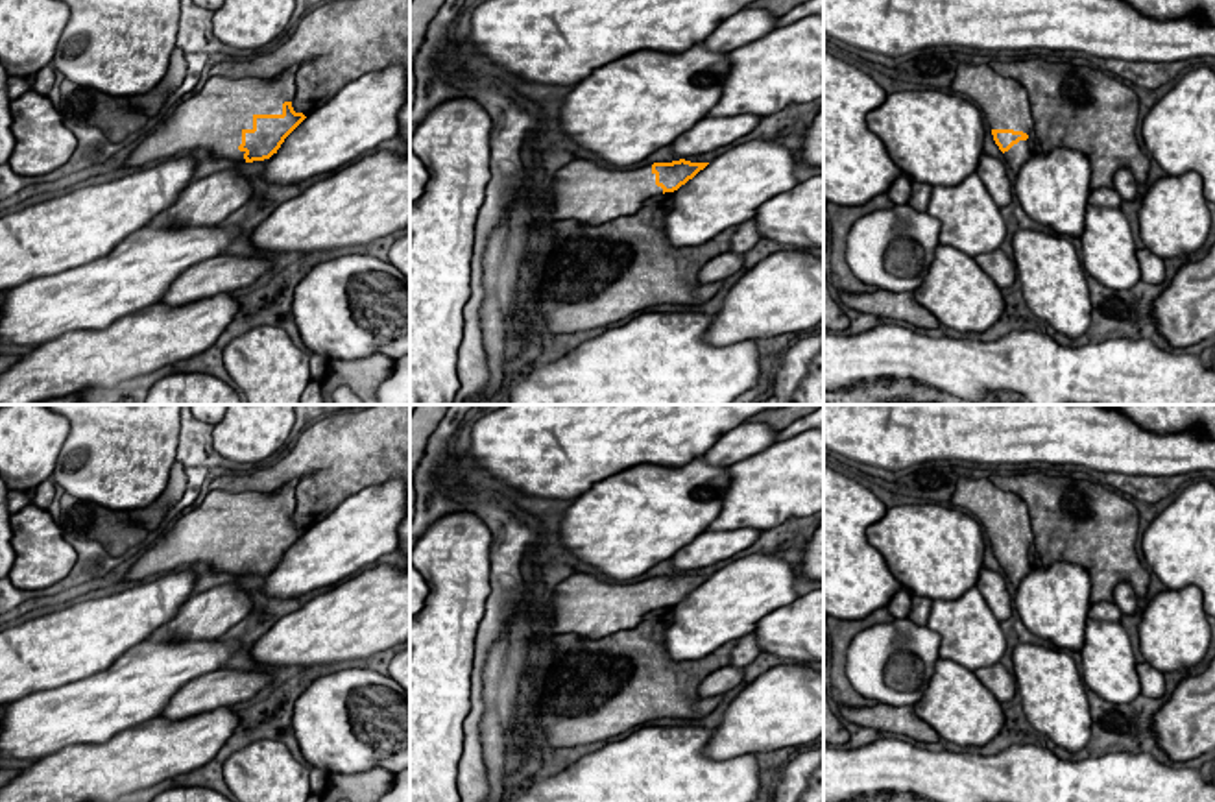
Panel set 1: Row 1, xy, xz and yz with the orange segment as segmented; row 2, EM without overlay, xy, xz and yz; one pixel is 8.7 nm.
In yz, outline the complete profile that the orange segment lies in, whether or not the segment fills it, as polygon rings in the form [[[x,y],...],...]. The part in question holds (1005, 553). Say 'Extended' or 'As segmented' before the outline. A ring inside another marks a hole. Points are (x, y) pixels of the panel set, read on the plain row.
Extended. [[[968,477],[958,479],[951,503],[968,508],[984,525],[995,558],[1017,589],[1032,569],[1029,547],[1034,543],[1034,532],[1027,503],[990,479]]]

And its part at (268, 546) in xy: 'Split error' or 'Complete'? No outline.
Split error

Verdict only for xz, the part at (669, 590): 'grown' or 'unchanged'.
grown

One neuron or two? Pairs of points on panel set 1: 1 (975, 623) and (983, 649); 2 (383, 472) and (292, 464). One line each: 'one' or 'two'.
1: one
2: one

